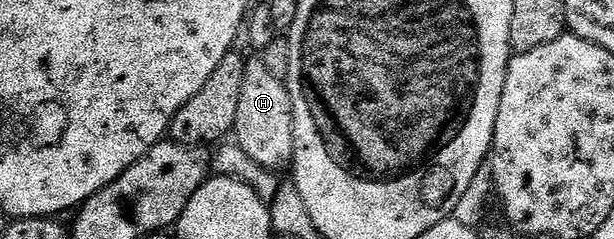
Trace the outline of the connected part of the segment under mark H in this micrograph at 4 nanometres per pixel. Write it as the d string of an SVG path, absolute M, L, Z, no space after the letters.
M254 57L244 69L244 85L240 89L240 109L236 109L236 121L232 132L237 146L252 157L252 161L267 170L282 173L294 162L294 110L292 97L285 82L274 79L261 58Z

